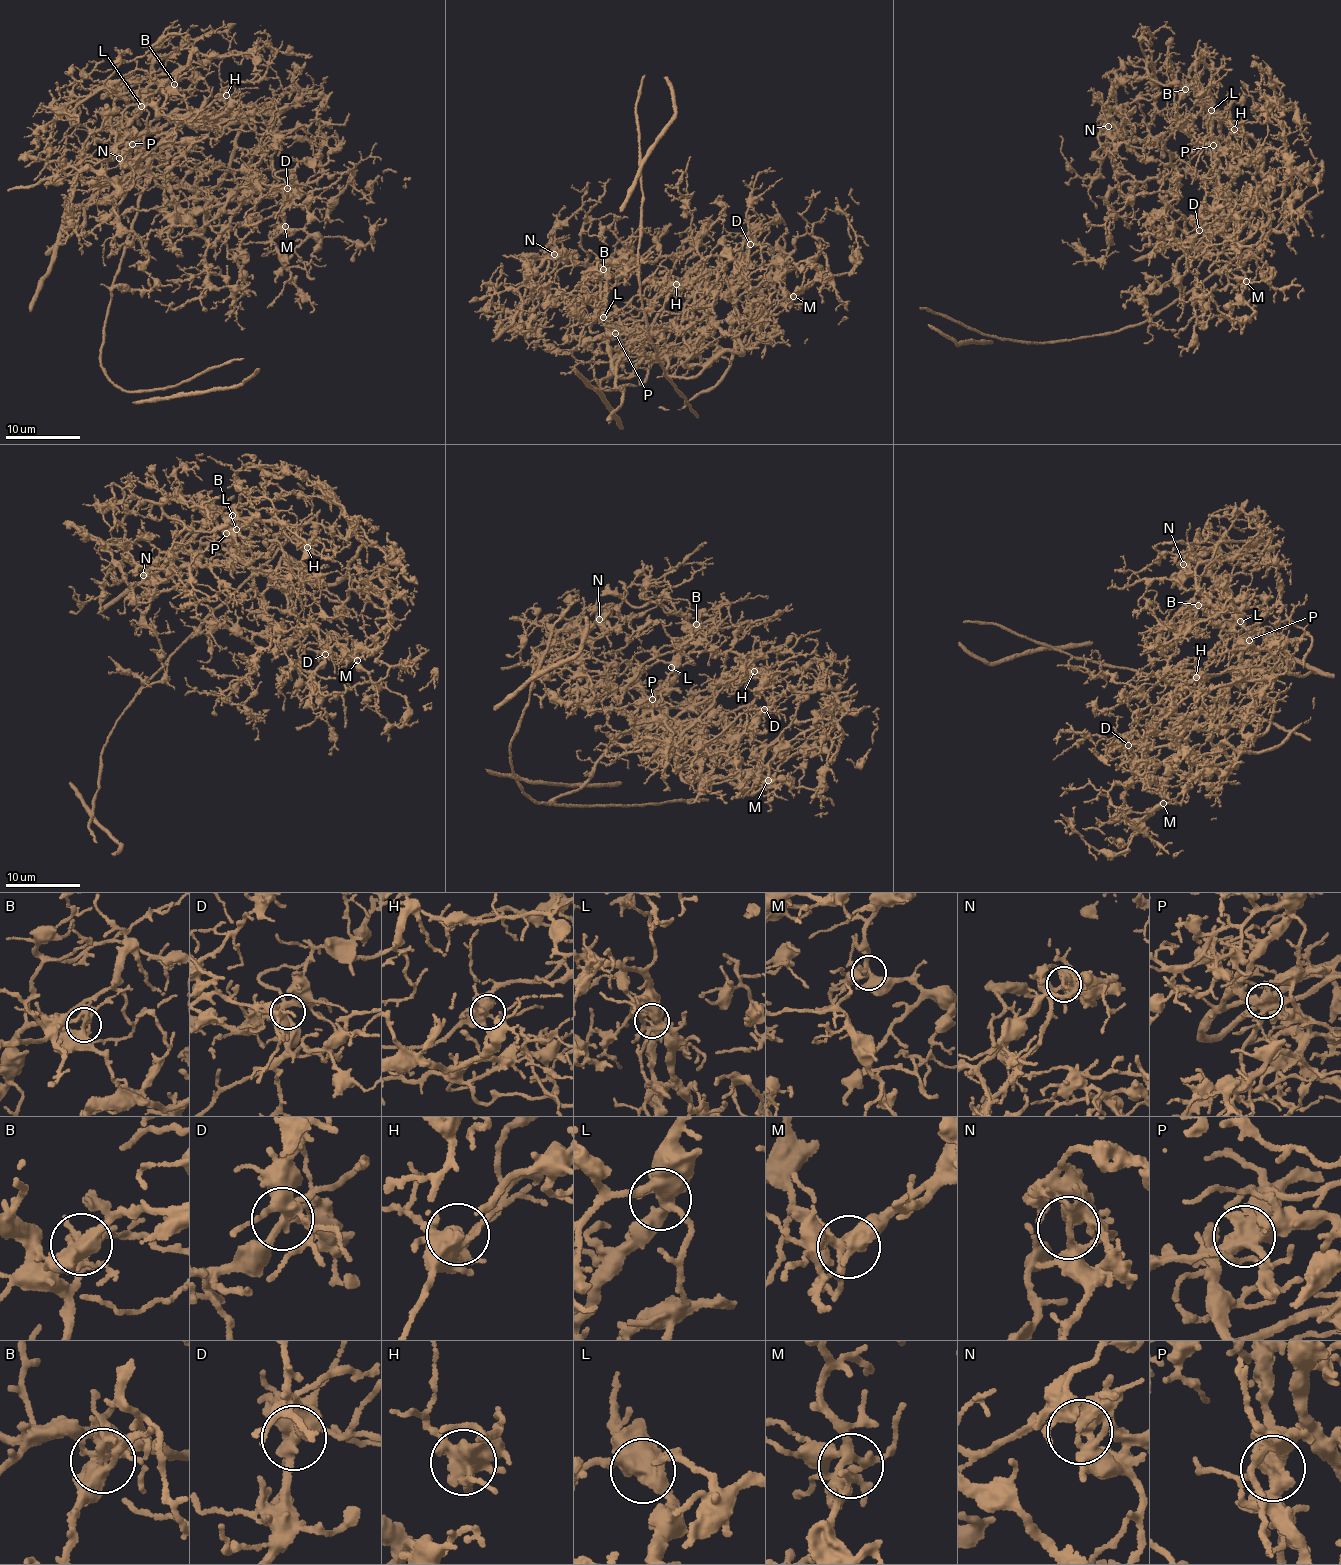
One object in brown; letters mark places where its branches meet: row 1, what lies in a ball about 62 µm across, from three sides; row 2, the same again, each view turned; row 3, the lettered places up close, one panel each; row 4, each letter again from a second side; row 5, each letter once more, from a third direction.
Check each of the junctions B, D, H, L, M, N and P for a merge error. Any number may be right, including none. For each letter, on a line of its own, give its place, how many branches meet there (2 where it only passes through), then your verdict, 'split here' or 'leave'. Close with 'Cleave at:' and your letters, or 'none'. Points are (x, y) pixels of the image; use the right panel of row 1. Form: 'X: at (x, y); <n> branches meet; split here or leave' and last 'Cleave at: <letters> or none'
B: at (1185, 89); 5 branches meet; leave
D: at (1199, 230); 4 branches meet; leave
H: at (1234, 129); 5 branches meet; leave
L: at (1211, 110); 4 branches meet; leave
M: at (1246, 281); 7 branches meet; leave
N: at (1108, 126); 5 branches meet; split here
P: at (1213, 145); 4 branches meet; split here
Cleave at: N, P

